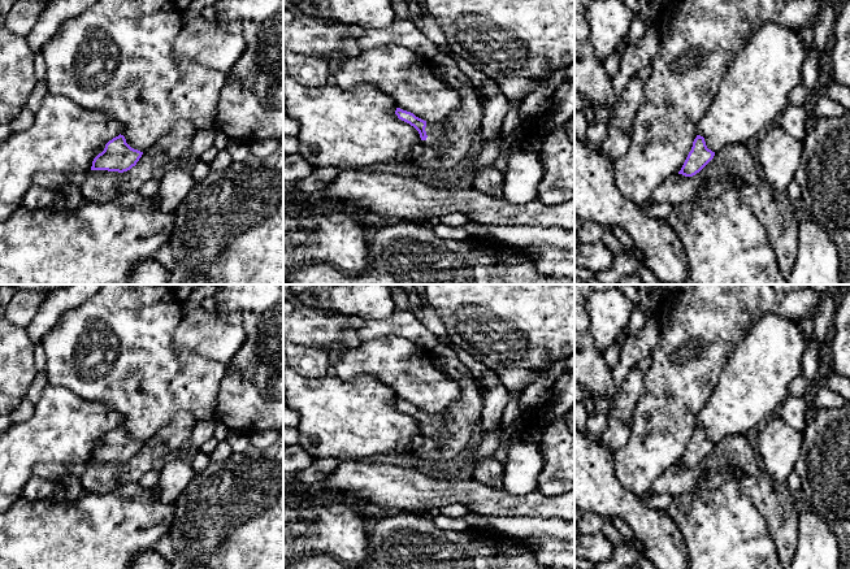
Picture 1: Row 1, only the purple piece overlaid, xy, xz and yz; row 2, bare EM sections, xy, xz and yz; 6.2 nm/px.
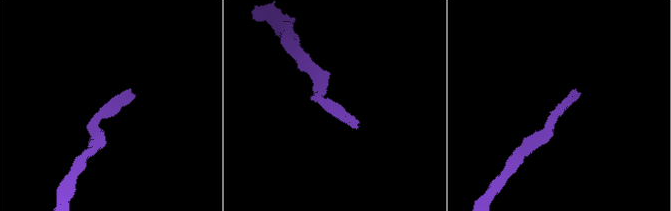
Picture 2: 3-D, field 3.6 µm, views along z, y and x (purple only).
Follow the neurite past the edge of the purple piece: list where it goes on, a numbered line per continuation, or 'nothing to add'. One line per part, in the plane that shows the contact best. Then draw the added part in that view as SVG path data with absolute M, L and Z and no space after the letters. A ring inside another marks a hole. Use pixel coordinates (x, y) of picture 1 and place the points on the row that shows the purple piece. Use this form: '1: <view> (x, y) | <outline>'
1: xz (434, 130) | M426 122L425 131L428 138L422 142L425 143L438 142L444 135L444 125L443 122Z

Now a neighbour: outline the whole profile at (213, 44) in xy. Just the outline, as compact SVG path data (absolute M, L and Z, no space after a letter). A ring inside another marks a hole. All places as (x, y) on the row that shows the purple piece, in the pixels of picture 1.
M201 16L191 19L179 31L173 53L177 60L194 60L203 66L229 74L244 49L243 25L208 21Z

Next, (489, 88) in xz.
M487 81L481 88L480 88L480 94L478 94L478 99L481 100L481 103L483 100L486 100L487 97L495 95L496 92L499 92L500 88L495 82Z

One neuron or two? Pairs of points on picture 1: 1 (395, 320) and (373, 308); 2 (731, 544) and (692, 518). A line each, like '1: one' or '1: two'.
1: two
2: one

